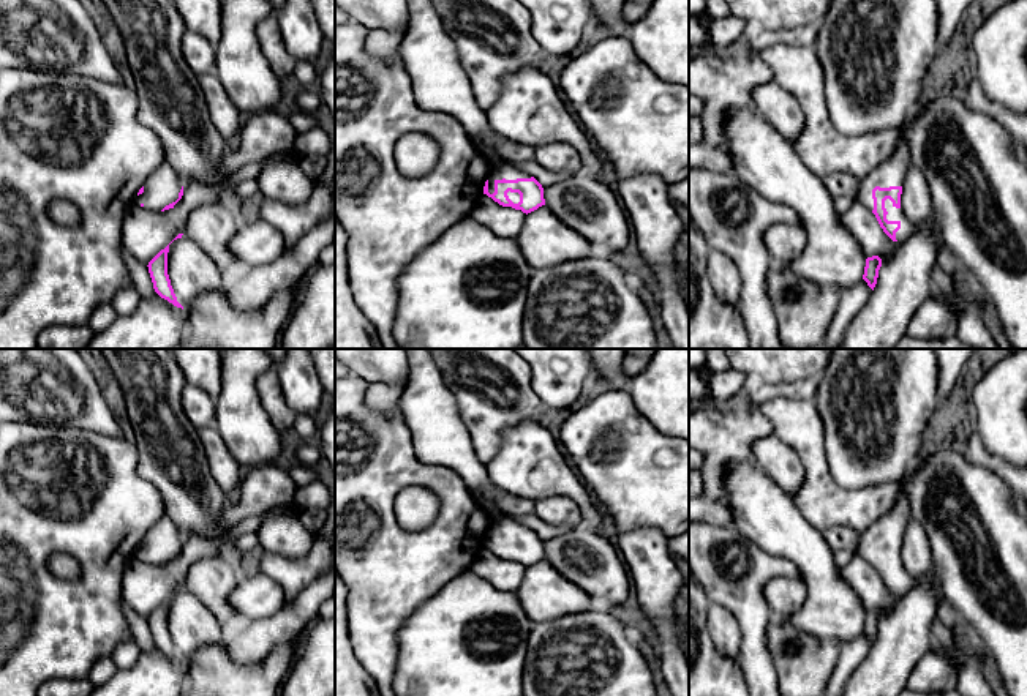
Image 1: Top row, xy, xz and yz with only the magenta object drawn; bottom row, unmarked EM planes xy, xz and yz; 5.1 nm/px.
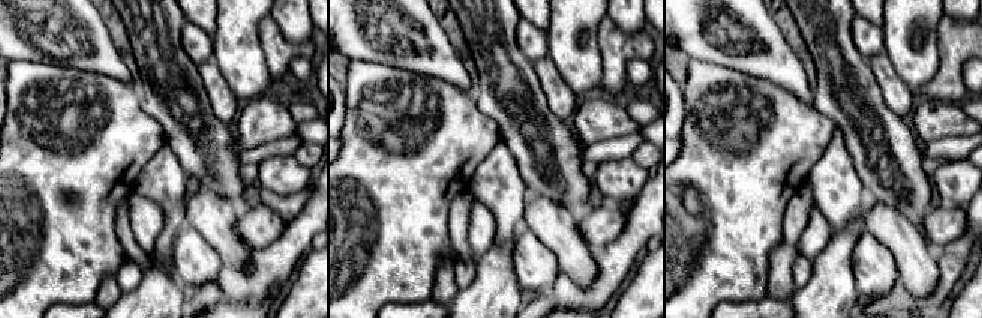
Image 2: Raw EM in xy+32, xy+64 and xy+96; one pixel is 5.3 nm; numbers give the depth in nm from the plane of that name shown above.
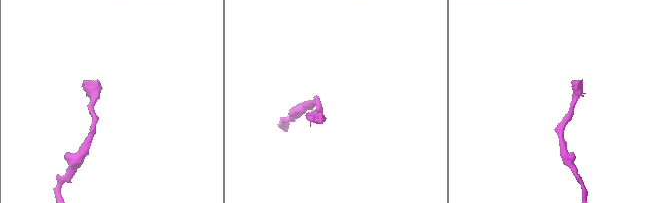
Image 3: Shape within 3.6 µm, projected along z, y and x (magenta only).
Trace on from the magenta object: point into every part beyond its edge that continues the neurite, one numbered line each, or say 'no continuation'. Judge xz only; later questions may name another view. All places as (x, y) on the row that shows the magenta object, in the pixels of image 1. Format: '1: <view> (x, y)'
1: xz (506, 172)

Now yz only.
1: yz (895, 213)

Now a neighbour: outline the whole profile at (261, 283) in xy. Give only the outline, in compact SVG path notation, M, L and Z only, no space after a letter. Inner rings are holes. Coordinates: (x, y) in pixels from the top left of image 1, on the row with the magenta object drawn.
M335 175L330 181L333 215L322 218L292 248L267 264L250 267L235 283L223 286L229 303L240 311L259 311L272 297L294 290L319 265L321 251L335 243Z

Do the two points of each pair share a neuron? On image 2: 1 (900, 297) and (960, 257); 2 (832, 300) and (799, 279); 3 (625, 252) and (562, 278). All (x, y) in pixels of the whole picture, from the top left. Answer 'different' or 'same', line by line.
1: same
2: different
3: same

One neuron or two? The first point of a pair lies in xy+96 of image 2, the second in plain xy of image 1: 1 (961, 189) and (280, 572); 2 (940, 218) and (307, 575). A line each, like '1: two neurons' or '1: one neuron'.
1: two neurons
2: two neurons

